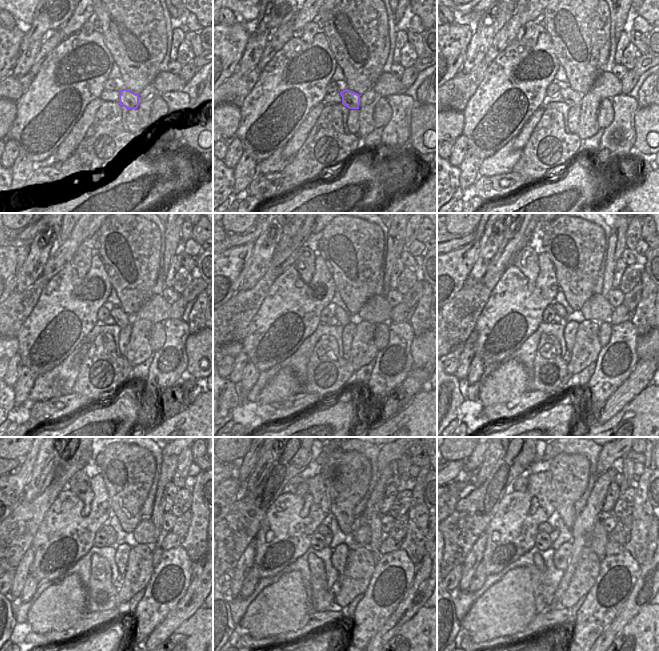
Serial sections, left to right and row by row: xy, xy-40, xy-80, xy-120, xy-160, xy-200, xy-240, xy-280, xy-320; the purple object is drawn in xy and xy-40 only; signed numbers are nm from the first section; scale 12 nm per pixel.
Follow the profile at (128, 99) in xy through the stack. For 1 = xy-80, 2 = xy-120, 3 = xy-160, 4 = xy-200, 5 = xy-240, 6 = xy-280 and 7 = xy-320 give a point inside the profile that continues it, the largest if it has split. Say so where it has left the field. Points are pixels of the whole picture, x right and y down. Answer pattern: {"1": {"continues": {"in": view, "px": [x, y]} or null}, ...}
{"1": {"continues": {"in": "xy-80", "px": [571, 98]}}, "2": {"continues": {"in": "xy-120", "px": [121, 318]}}, "3": {"continues": {"in": "xy-160", "px": [343, 317]}}, "4": {"continues": {"in": "xy-200", "px": [558, 308]}}, "5": {"continues": {"in": "xy-240", "px": [109, 531]}}, "6": {"continues": {"in": "xy-280", "px": [322, 529]}}, "7": {"continues": {"in": "xy-320", "px": [544, 527]}}}

